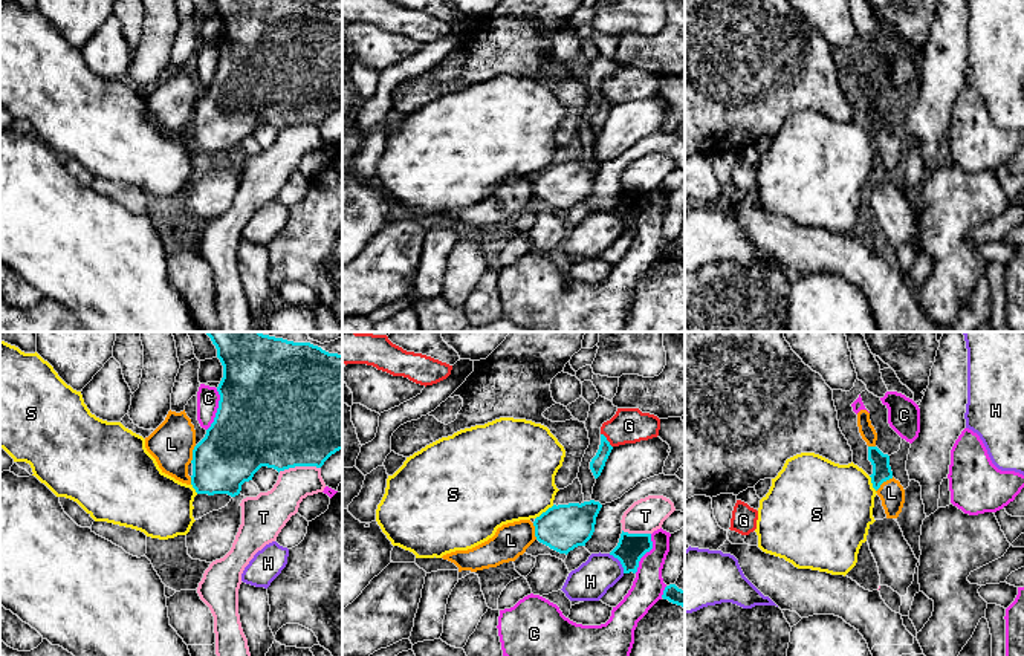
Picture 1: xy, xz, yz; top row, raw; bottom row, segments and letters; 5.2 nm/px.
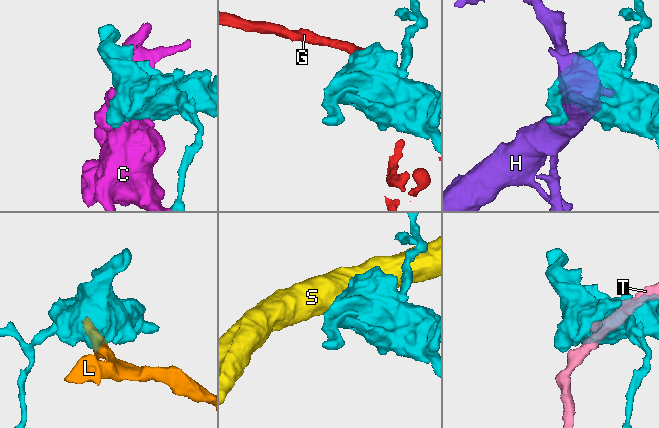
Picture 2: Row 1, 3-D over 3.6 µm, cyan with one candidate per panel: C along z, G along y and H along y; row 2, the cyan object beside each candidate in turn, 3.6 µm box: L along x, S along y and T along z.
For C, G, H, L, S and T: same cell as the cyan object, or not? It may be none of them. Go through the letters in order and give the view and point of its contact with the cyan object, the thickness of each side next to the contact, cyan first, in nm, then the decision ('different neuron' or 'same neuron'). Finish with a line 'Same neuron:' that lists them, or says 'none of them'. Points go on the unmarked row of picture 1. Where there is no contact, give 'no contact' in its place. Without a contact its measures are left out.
C: meets cyan in xy at (217, 68); 500 nm thick on the cyan side, 120 nm on the other; different neuron
G: meets cyan in xz at (607, 98); 80 nm thick on the cyan side, 190 nm on the other; different neuron
H: meets cyan in xz at (619, 217); 150 nm thick on the cyan side, 200 nm on the other; different neuron
L: meets cyan in yz at (884, 138); 100 nm thick on the cyan side, 140 nm on the other; same neuron
S: meets cyan in xz at (546, 168); 240 nm thick on the cyan side, 440 nm on the other; different neuron
T: meets cyan in xy at (298, 123); 500 nm thick on the cyan side, 190 nm on the other; different neuron
Same neuron: L

